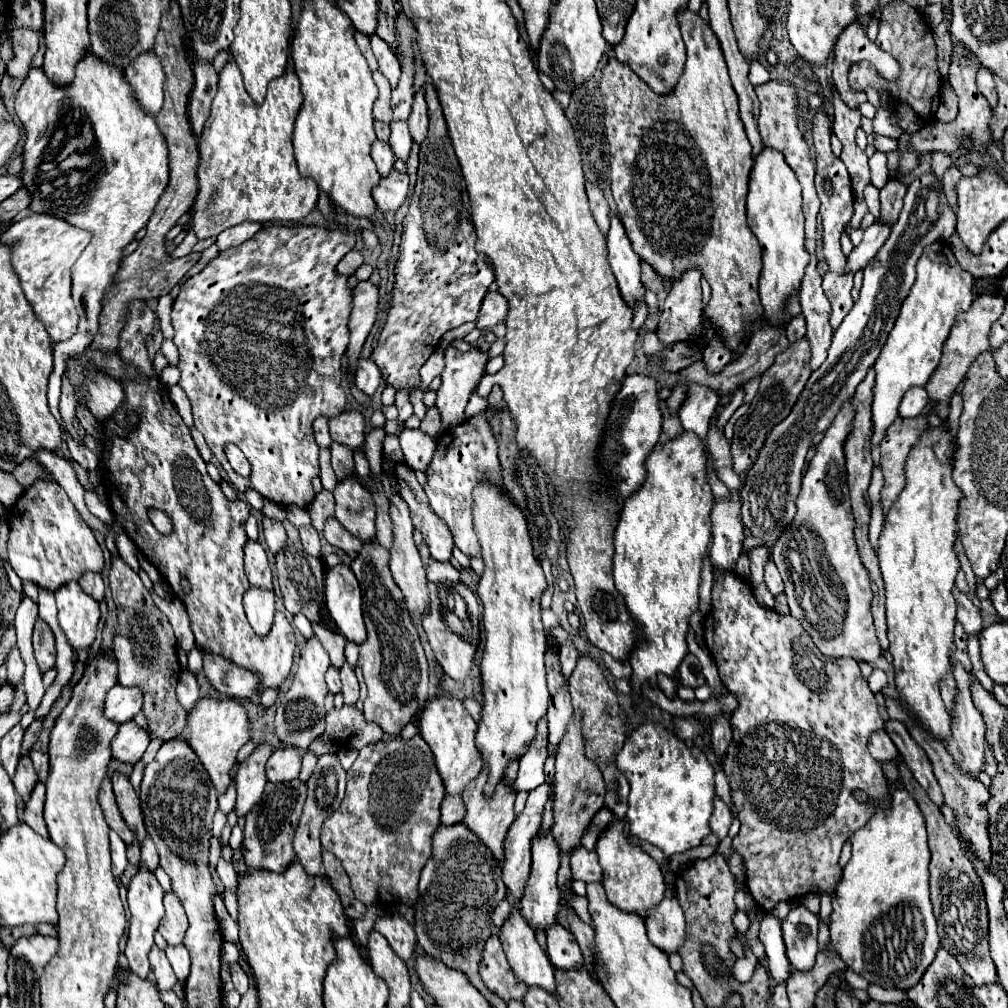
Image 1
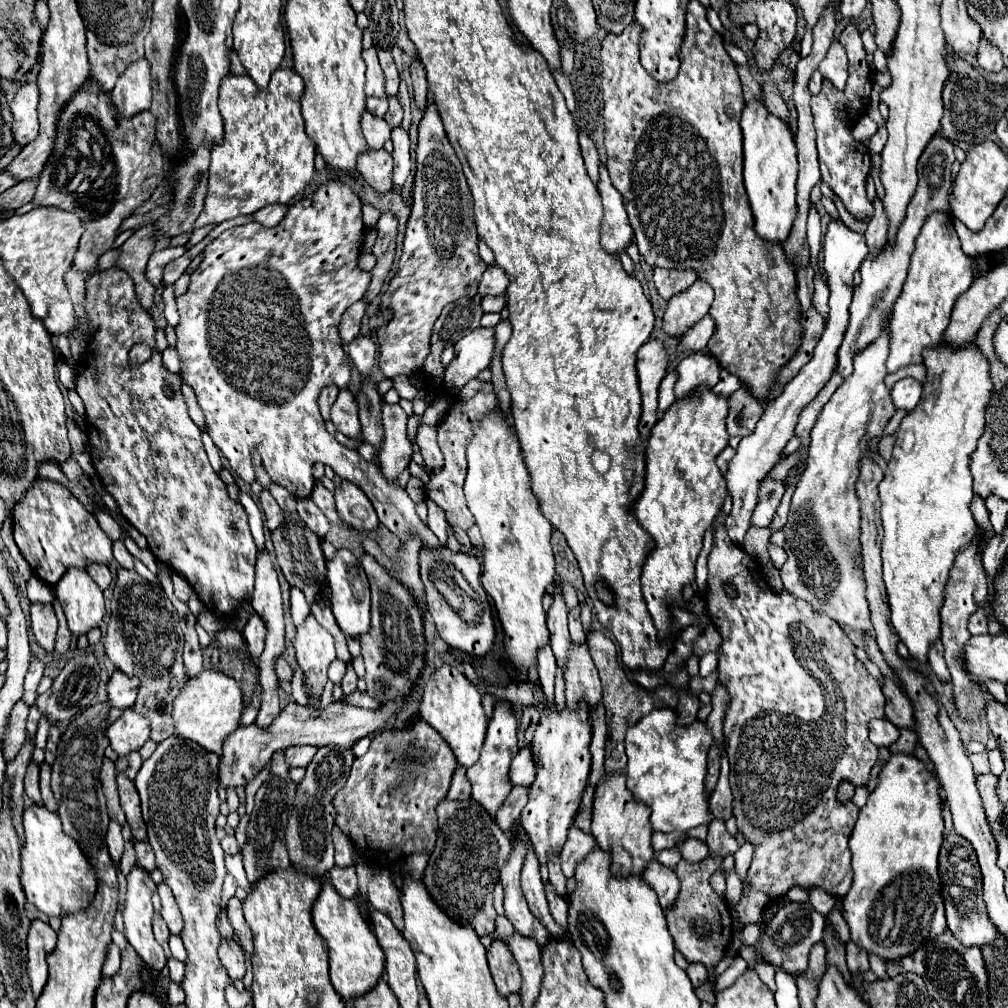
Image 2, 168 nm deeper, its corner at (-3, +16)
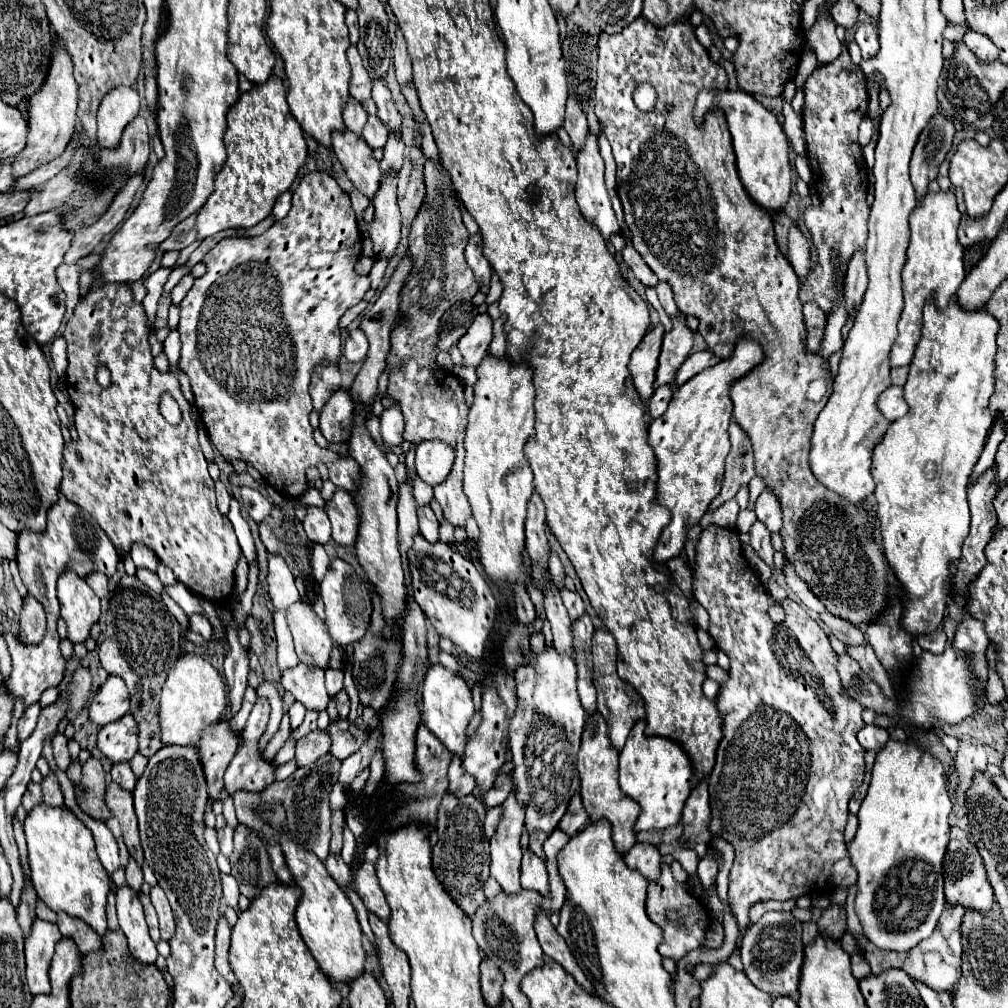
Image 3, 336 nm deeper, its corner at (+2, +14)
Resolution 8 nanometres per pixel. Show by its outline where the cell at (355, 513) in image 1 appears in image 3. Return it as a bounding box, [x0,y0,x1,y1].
[325,488,359,546]

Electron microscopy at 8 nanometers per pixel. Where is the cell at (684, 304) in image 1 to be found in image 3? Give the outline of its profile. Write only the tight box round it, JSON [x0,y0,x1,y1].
[655,314,693,386]

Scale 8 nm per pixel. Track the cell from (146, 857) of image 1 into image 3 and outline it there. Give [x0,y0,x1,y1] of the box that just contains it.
[125,858,143,892]

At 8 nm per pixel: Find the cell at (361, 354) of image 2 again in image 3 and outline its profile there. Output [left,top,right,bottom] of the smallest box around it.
[343,328,369,362]

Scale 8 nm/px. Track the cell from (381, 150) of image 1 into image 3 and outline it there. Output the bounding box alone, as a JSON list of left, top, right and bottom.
[343,98,367,136]

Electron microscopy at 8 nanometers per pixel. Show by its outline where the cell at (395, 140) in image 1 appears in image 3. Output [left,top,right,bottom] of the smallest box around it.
[369,172,401,258]

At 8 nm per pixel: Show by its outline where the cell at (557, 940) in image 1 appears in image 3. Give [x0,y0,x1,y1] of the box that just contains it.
[521,848,547,896]

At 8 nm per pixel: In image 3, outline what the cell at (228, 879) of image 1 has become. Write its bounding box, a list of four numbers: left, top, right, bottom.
[217,826,233,858]

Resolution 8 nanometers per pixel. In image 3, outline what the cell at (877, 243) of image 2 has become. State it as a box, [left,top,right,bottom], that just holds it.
[845,252,867,314]

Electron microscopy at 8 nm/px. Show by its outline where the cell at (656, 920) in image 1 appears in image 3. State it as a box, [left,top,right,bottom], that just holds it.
[623,842,661,880]

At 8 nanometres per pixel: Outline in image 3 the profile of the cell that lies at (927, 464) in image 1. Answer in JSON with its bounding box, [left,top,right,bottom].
[871,300,999,636]

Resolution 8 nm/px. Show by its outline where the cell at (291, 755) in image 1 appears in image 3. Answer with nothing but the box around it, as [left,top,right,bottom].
[295,728,331,766]

